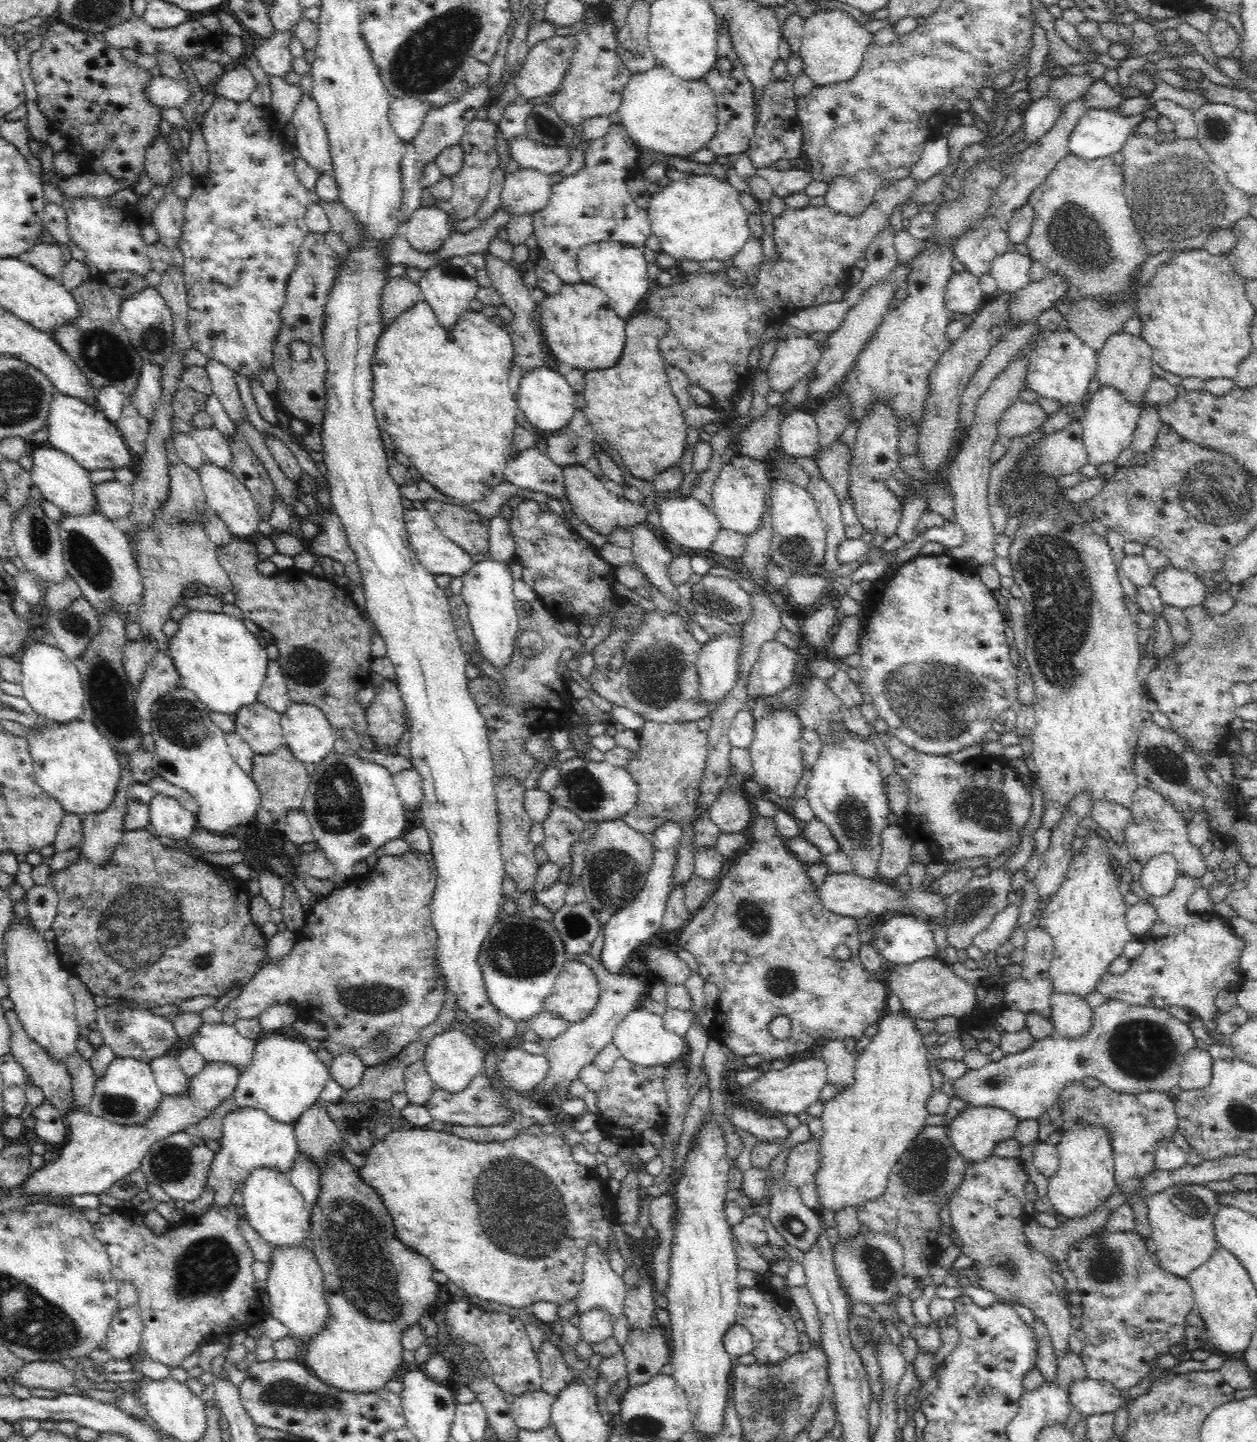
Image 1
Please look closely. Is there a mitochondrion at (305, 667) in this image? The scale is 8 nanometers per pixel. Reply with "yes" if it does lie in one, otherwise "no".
yes

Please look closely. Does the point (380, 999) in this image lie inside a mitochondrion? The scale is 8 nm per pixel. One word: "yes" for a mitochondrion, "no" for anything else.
yes

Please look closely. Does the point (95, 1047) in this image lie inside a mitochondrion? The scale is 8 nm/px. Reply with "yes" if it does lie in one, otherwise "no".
no

